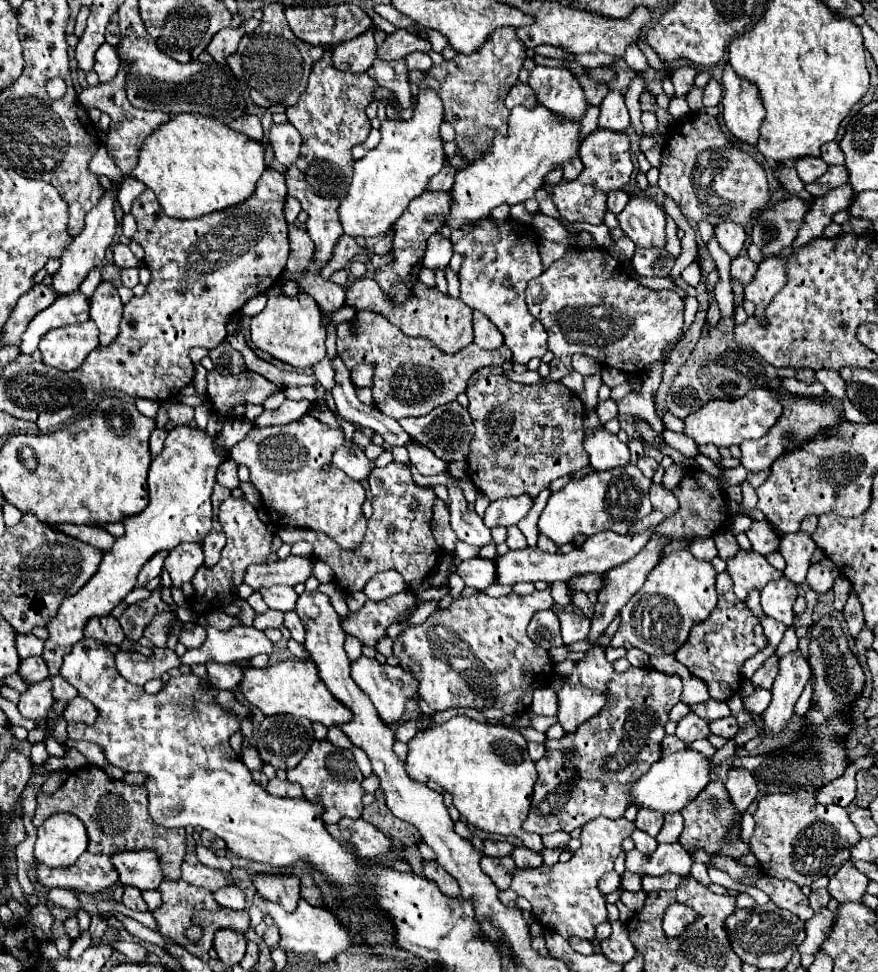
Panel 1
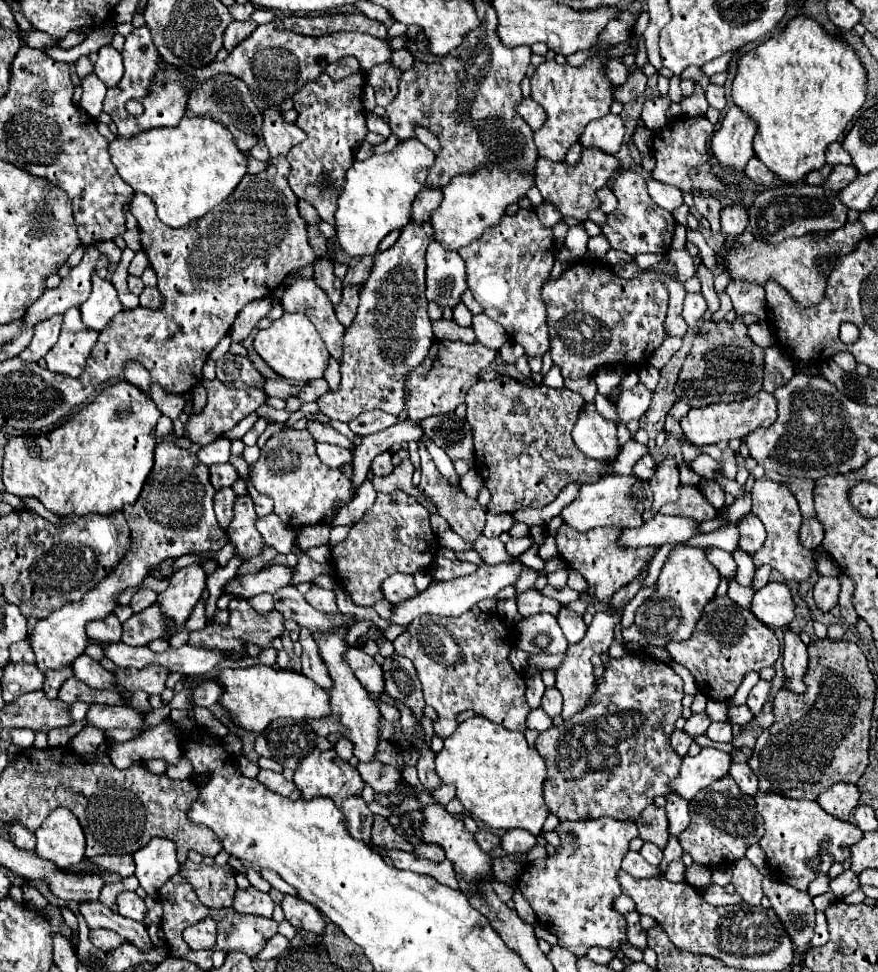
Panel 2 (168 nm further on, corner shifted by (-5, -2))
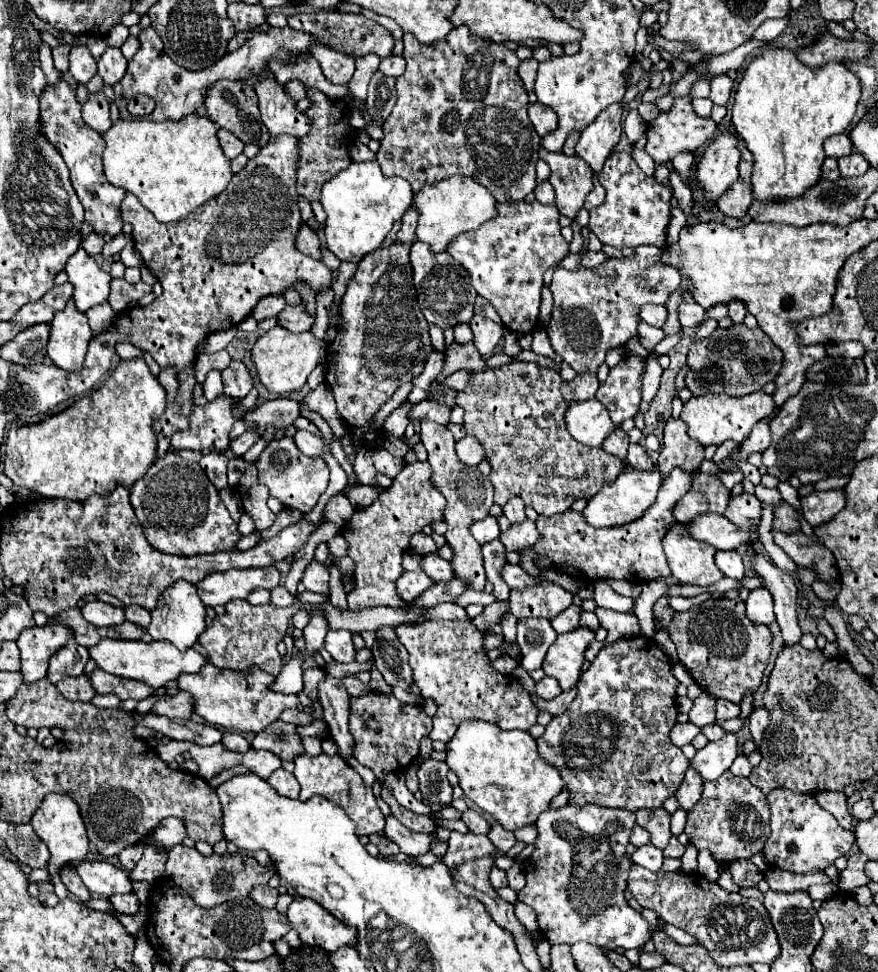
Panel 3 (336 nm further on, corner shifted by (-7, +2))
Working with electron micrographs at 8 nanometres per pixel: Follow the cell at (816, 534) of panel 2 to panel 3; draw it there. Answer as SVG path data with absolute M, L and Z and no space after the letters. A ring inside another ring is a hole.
M841 489L821 491L821 493L815 491L801 497L801 511L811 527L819 527L831 521L831 517L837 515L839 509L843 509L843 505L845 505L845 497Z

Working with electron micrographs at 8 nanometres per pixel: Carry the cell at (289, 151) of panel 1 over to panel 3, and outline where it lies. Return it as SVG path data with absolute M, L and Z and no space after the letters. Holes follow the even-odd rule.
M263 79L255 87L255 93L259 97L261 121L273 139L279 135L293 135L299 139L309 133L307 117L295 109L295 101L285 95L275 79Z

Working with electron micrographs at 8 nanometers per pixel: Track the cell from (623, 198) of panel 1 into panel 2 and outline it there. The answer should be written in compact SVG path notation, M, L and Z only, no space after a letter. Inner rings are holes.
M601 187L601 189L597 191L597 197L599 197L599 203L601 203L599 209L601 209L603 213L613 213L613 209L617 207L617 201L615 201L611 189L609 189L609 187Z

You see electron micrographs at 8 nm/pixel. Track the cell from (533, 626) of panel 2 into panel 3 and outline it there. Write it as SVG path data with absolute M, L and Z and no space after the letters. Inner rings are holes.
M523 619L517 625L517 643L521 647L523 659L521 667L525 671L541 669L547 649L555 643L557 633L549 619Z

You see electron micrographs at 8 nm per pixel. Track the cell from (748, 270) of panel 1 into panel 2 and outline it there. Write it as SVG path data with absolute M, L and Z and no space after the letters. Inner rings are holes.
M731 281L727 285L727 295L733 301L733 311L737 315L755 315L759 321L767 319L767 309L765 309L765 289L759 285L749 285L749 281Z

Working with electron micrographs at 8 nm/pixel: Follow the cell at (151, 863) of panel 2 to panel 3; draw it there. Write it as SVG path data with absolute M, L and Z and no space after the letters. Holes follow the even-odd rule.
M167 817L155 831L153 831L153 839L149 841L149 845L153 845L157 851L169 851L171 847L175 847L177 843L181 843L185 839L185 827L183 821L177 817Z

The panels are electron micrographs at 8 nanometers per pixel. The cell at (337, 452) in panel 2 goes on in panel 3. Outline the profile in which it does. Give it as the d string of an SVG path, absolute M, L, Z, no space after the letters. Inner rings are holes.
M297 431L297 433L293 435L293 439L295 439L297 447L299 447L307 457L317 457L317 455L321 455L323 451L331 451L329 441L317 437L317 435L309 433L309 431Z

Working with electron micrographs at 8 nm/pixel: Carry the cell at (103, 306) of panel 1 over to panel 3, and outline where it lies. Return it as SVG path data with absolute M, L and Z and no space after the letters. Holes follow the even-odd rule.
M79 249L65 265L65 273L73 283L73 301L75 307L85 313L87 309L101 305L109 299L111 291L111 275L97 267L95 259L83 249Z

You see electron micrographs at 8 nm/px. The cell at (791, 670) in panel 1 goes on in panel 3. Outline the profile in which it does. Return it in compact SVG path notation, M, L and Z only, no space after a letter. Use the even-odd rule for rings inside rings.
M755 555L753 567L757 571L757 575L761 575L765 579L765 589L771 591L773 599L775 599L775 615L777 615L777 623L781 627L783 633L783 641L785 645L795 645L801 641L801 627L795 615L795 605L797 605L797 583L793 581L793 577L781 569L777 569L775 565L771 565L769 559Z

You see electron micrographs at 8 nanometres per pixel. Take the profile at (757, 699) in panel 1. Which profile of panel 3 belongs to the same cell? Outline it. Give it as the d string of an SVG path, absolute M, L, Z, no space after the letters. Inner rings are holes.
M717 699L717 719L733 719L739 717L741 707L727 701L727 699Z

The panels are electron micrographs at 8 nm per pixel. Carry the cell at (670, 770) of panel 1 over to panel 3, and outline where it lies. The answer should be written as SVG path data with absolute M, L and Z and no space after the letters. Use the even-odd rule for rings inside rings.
M725 733L719 741L709 741L691 759L691 767L701 775L703 781L715 781L723 771L727 771L737 757L737 737L735 733Z

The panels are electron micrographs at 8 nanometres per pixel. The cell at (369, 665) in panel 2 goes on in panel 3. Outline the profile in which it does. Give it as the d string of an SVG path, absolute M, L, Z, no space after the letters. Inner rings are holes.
M329 631L325 637L325 649L333 655L339 663L351 663L355 661L357 649L353 645L353 635L349 631Z

